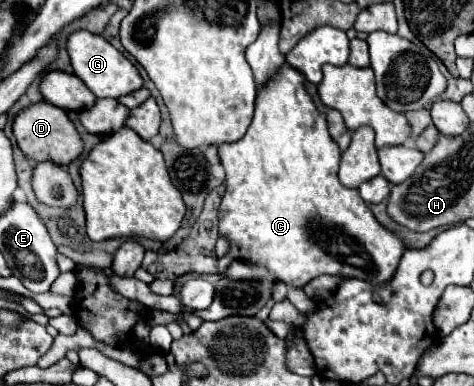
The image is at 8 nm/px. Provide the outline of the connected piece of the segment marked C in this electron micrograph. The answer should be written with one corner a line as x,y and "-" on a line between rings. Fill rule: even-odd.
285,64
267,86
257,90
255,116
247,134
237,142
219,146
219,158
227,174
227,190
219,206
219,236
229,240
229,250
219,260
217,274
223,274
231,260
240,258
265,264
287,286
295,288
305,286
321,274
359,278
369,282
373,288
387,286
409,246
399,234
377,222
357,190
345,188
339,182
337,170
341,150
329,136
325,116
317,112
311,96
303,88
303,82
305,78

